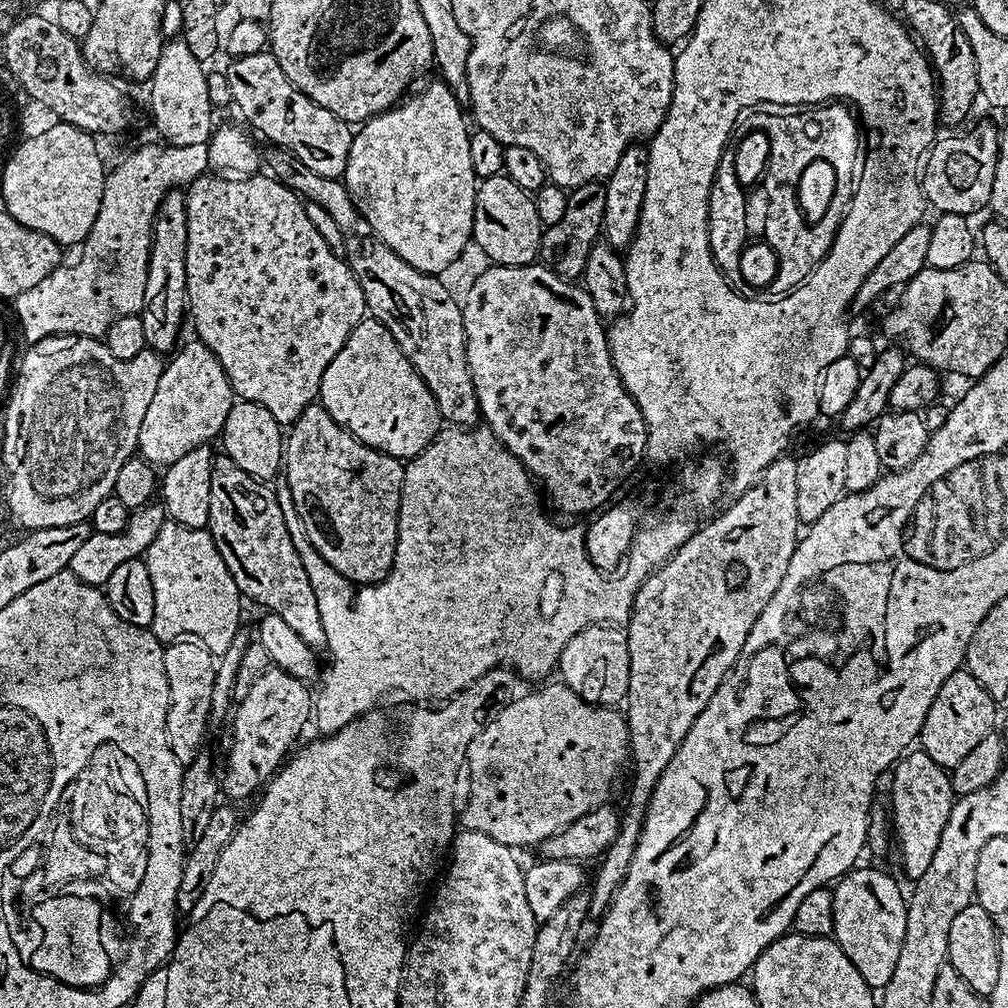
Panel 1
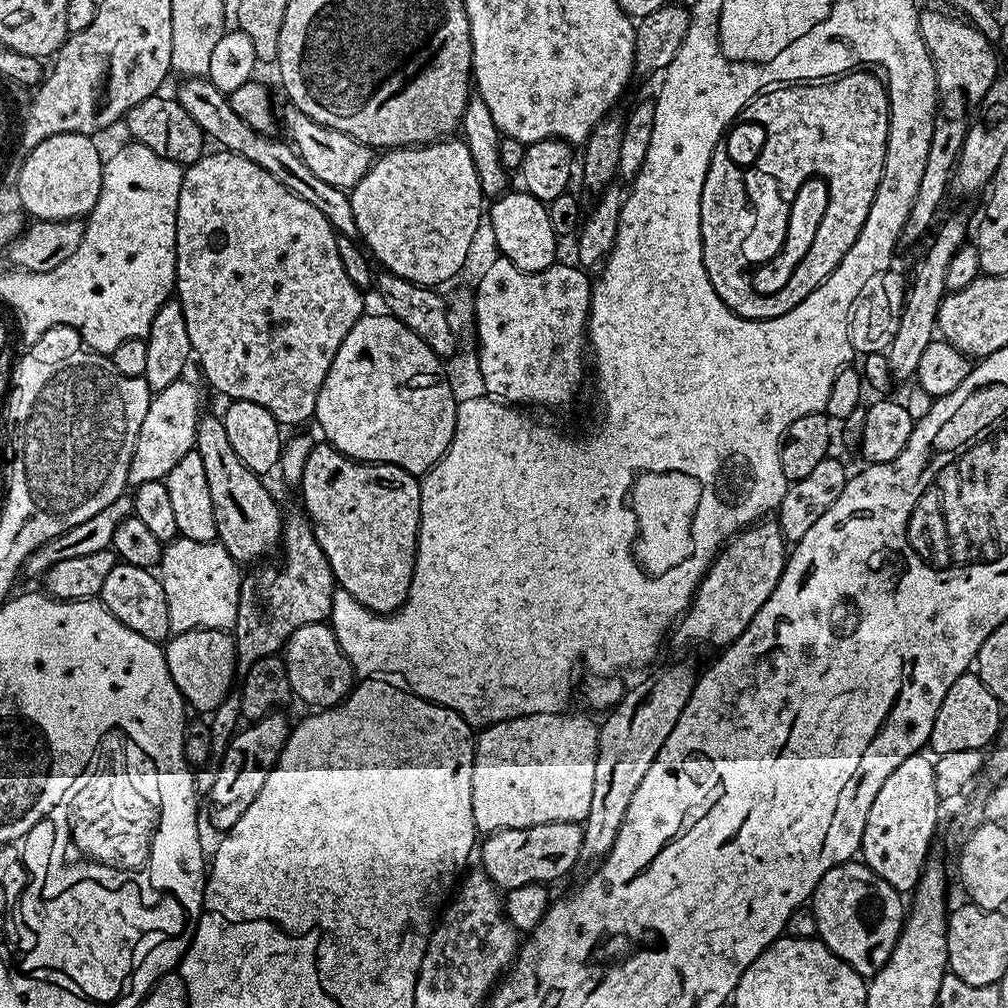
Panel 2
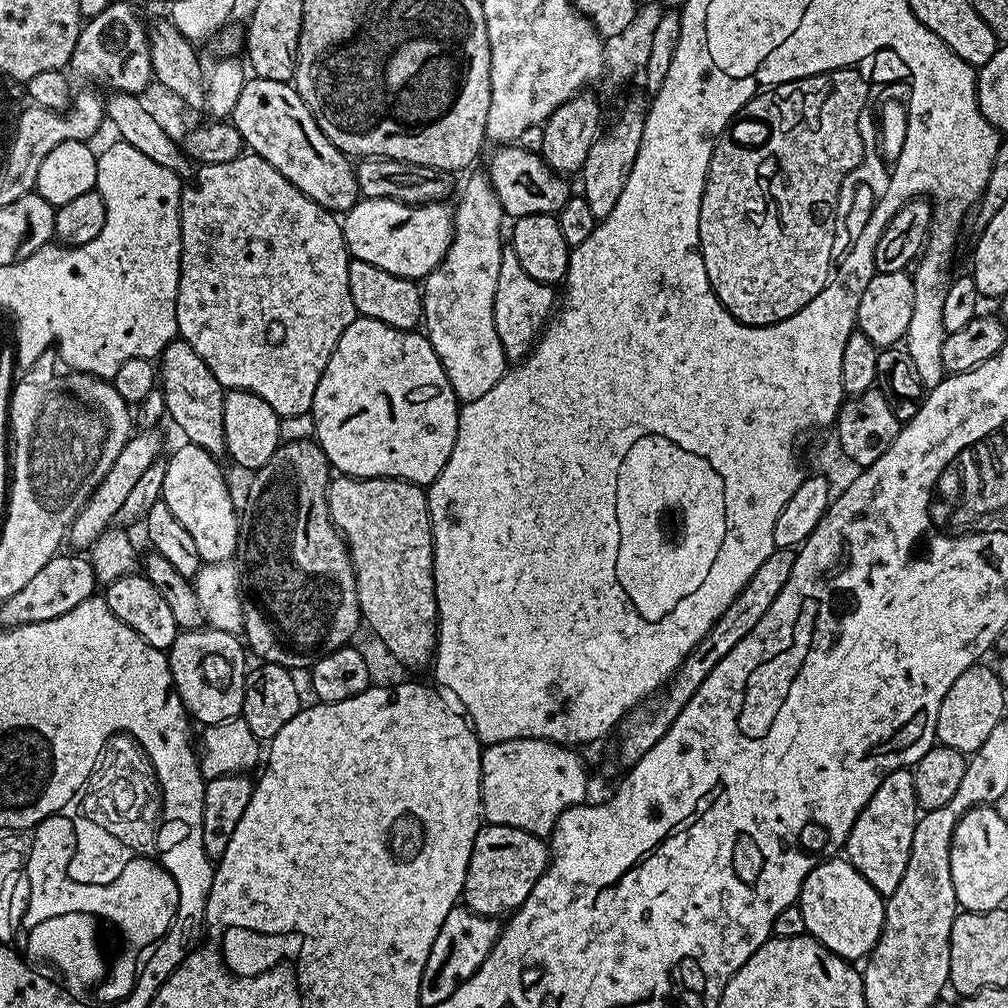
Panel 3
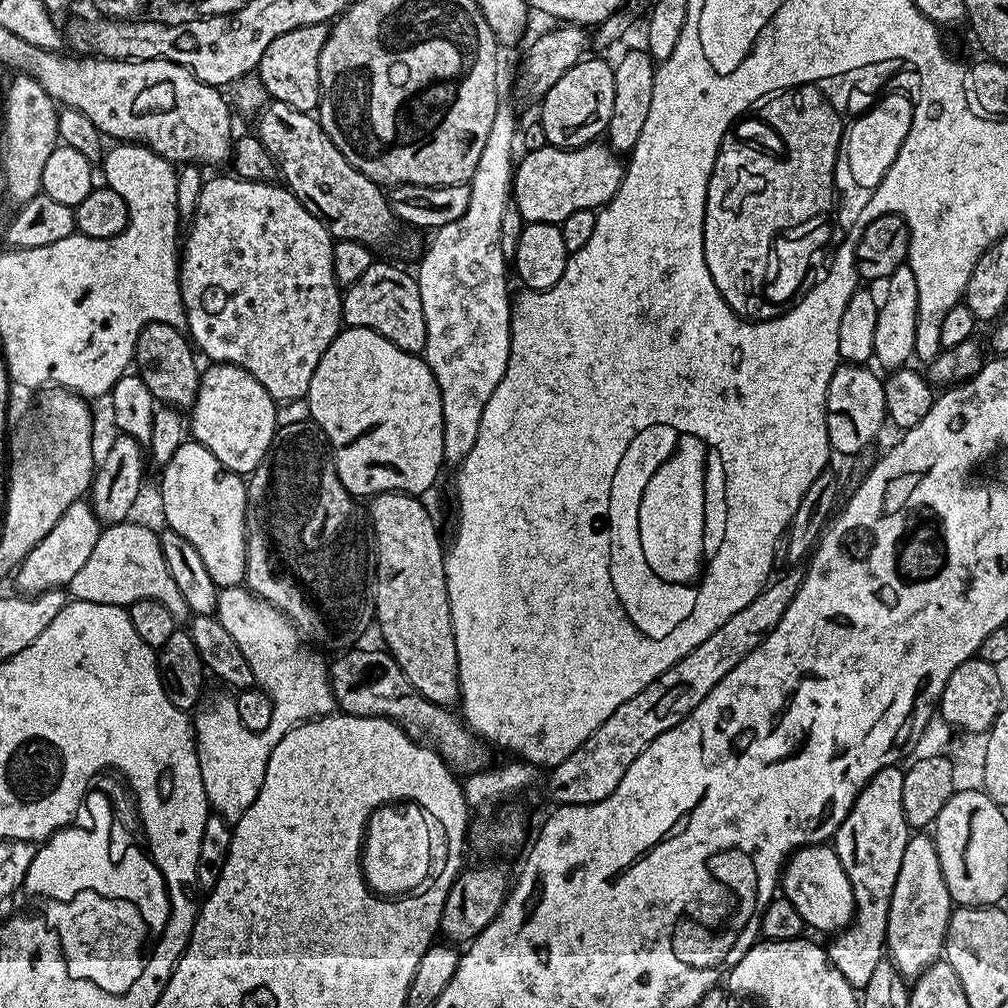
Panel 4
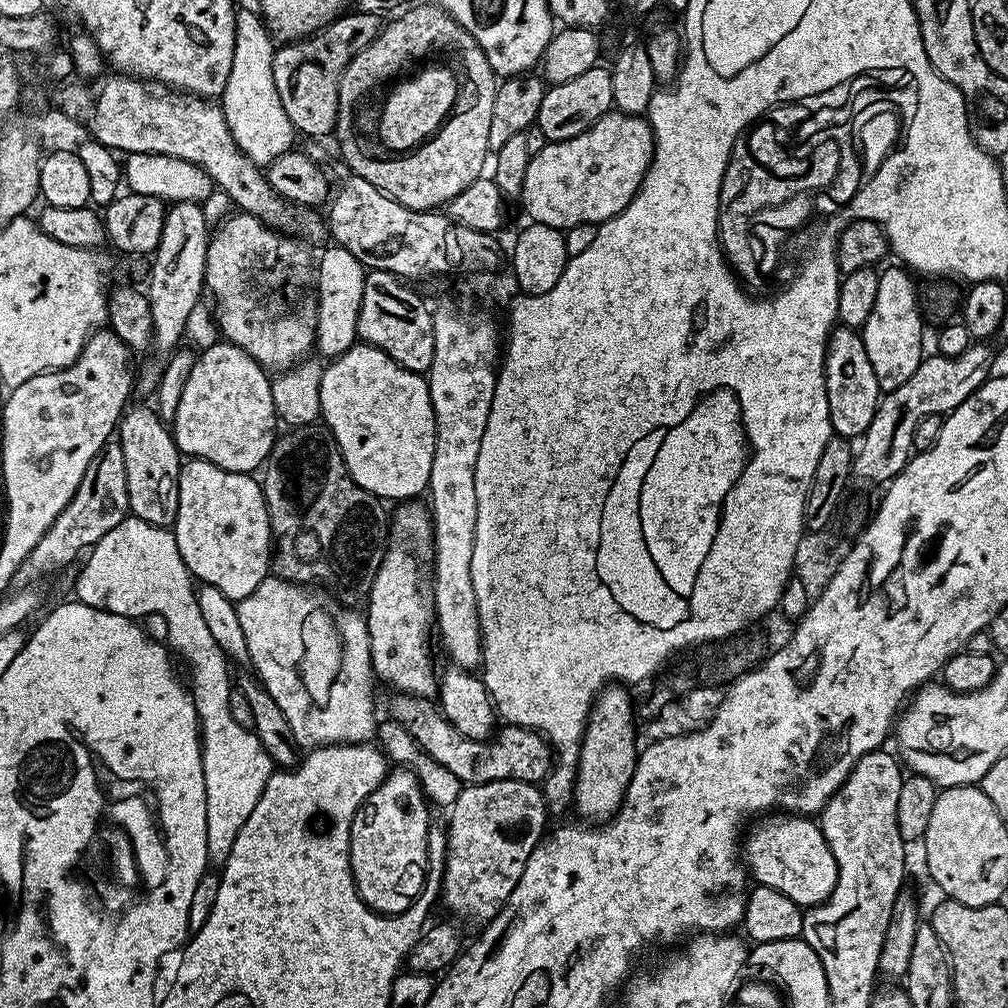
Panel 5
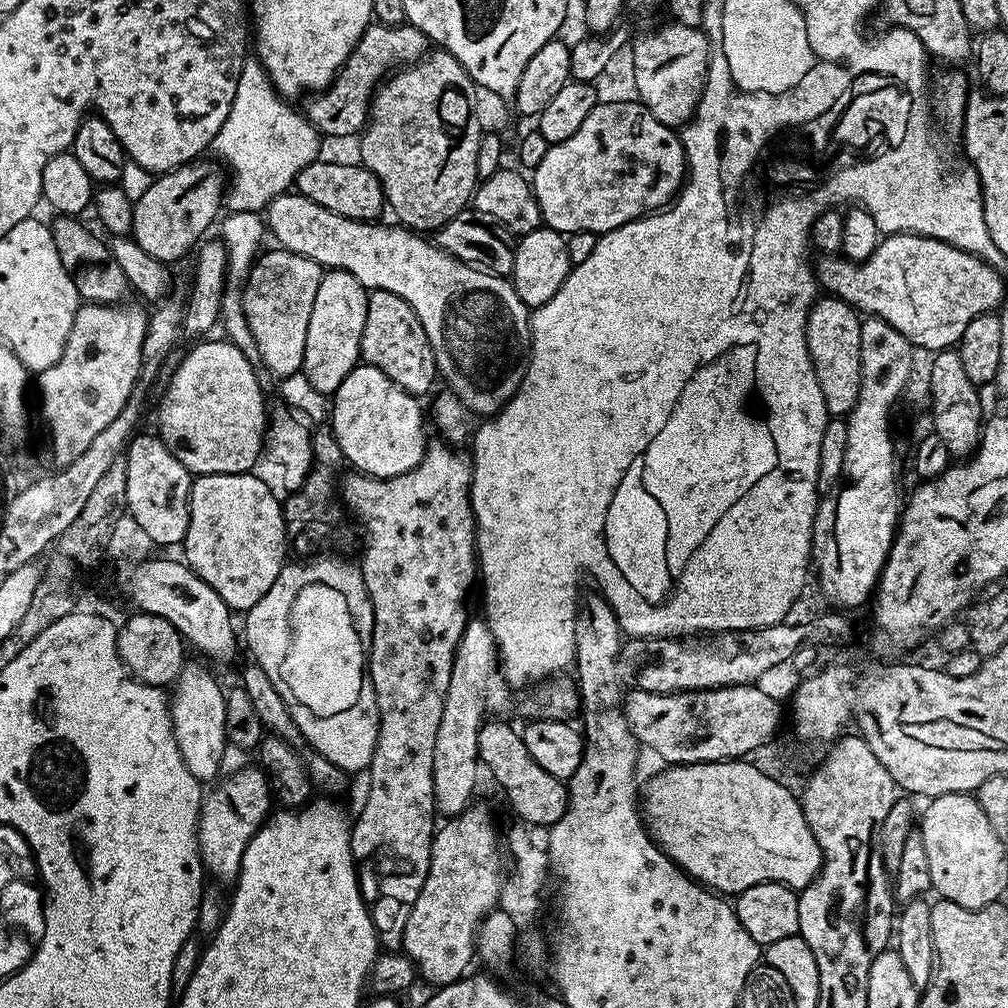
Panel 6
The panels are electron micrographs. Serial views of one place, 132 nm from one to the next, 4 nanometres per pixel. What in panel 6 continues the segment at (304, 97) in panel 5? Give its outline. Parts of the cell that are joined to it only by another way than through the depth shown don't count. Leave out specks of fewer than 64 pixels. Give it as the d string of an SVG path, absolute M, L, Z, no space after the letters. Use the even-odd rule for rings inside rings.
M373 22L360 35L358 42L352 47L351 54L346 58L340 72L327 88L315 93L308 104L306 119L310 121L320 133L321 137L328 135L354 135L364 131L368 123L370 111L370 97L375 93L378 85L393 70L401 66L415 64L425 55L426 37L422 30L413 24L381 24Z

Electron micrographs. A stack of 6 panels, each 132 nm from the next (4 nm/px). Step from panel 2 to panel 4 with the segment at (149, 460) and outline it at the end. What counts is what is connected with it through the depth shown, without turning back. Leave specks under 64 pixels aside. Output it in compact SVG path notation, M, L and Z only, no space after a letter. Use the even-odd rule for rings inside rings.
M84 498L73 502L66 514L54 522L54 530L50 530L50 534L46 534L46 538L42 538L42 542L38 542L38 546L34 546L34 550L30 550L30 554L26 554L26 558L15 569L14 580L16 576L16 584L20 587L17 589L24 594L49 592L51 588L63 589L90 559L101 531L101 522L91 503Z

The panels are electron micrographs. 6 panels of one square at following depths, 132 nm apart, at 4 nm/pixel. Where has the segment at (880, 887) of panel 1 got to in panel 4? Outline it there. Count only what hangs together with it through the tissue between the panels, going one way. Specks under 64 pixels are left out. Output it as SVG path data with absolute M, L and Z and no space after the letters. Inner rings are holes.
M827 843L814 844L811 848L799 848L788 857L782 873L782 896L802 914L809 929L835 934L848 927L852 920L854 894L846 870L838 858L835 847Z

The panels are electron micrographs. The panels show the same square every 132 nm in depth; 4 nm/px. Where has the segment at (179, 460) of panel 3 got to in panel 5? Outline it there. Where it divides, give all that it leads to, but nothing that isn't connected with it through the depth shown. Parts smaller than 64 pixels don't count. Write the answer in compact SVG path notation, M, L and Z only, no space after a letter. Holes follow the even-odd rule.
M188 458L180 465L180 477L178 478L178 518L174 525L176 533L176 541L178 542L178 550L182 554L182 562L186 562L188 571L200 584L209 584L218 590L222 590L222 594L226 594L226 598L230 598L233 602L238 602L242 598L246 598L250 594L254 594L254 590L258 590L258 586L263 580L269 579L270 561L272 558L272 531L270 530L270 500L267 500L265 489L262 487L261 481L255 475L246 472L227 472L225 468L214 466L205 460Z

